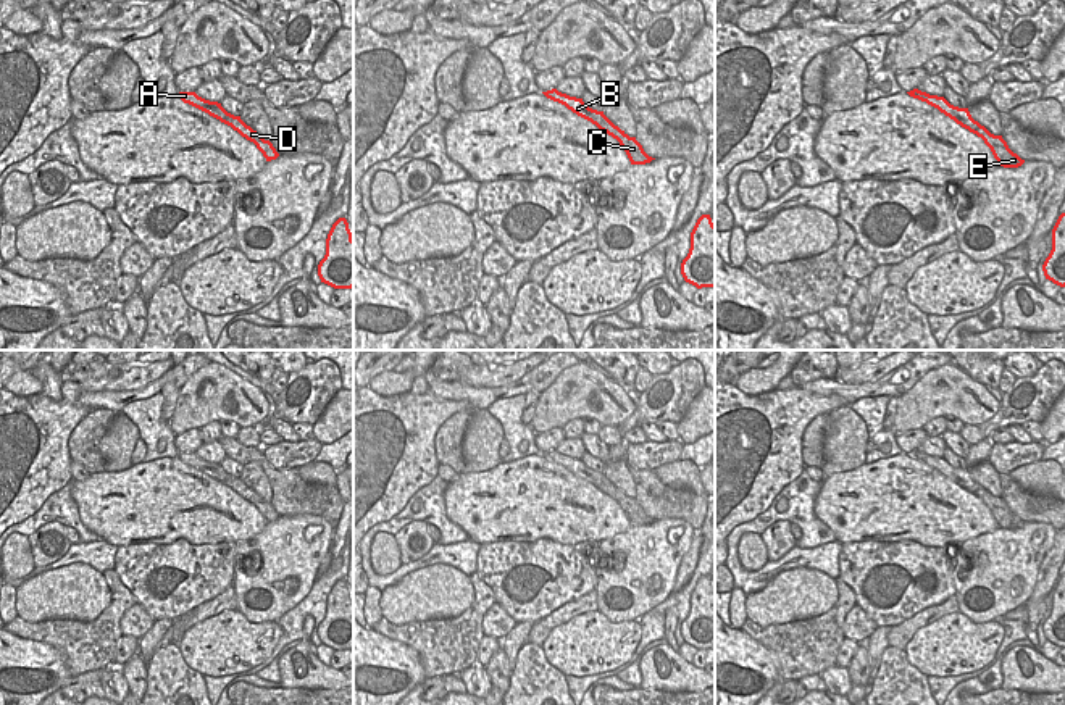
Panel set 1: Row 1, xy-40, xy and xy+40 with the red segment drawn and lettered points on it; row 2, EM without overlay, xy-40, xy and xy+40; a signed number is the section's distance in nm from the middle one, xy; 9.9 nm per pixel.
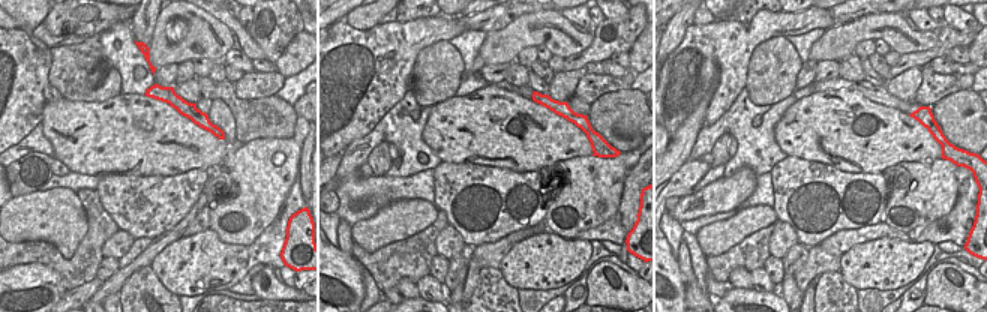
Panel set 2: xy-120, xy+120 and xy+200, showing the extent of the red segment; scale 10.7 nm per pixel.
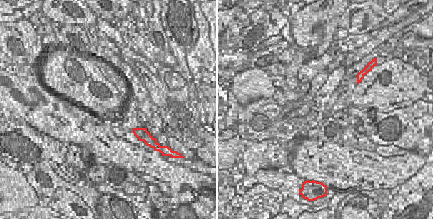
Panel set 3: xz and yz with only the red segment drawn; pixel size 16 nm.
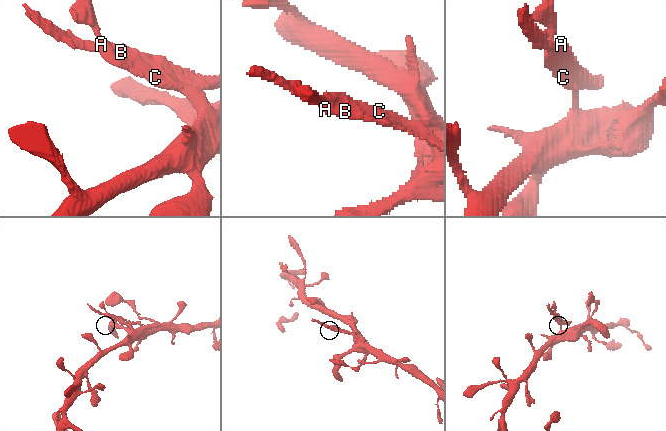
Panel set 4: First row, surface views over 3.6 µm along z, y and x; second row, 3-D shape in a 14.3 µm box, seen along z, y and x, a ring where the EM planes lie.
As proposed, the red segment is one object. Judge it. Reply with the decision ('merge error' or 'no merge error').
merge error

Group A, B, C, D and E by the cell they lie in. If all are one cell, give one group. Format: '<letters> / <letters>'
A B / C D E

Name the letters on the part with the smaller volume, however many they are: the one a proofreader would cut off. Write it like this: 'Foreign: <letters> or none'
Foreign: A, B

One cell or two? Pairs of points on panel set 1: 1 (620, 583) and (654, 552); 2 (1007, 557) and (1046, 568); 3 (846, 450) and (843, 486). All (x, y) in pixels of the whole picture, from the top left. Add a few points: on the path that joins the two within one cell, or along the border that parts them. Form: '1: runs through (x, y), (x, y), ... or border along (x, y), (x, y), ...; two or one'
1: runs through (628, 578), (646, 560); one
2: border along (1048, 550), (1039, 567), (1035, 589), (1025, 602); two
3: border along (865, 463), (825, 478); two

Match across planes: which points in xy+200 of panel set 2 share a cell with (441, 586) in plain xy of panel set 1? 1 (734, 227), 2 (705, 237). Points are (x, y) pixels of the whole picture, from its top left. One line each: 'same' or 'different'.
1: same
2: same

